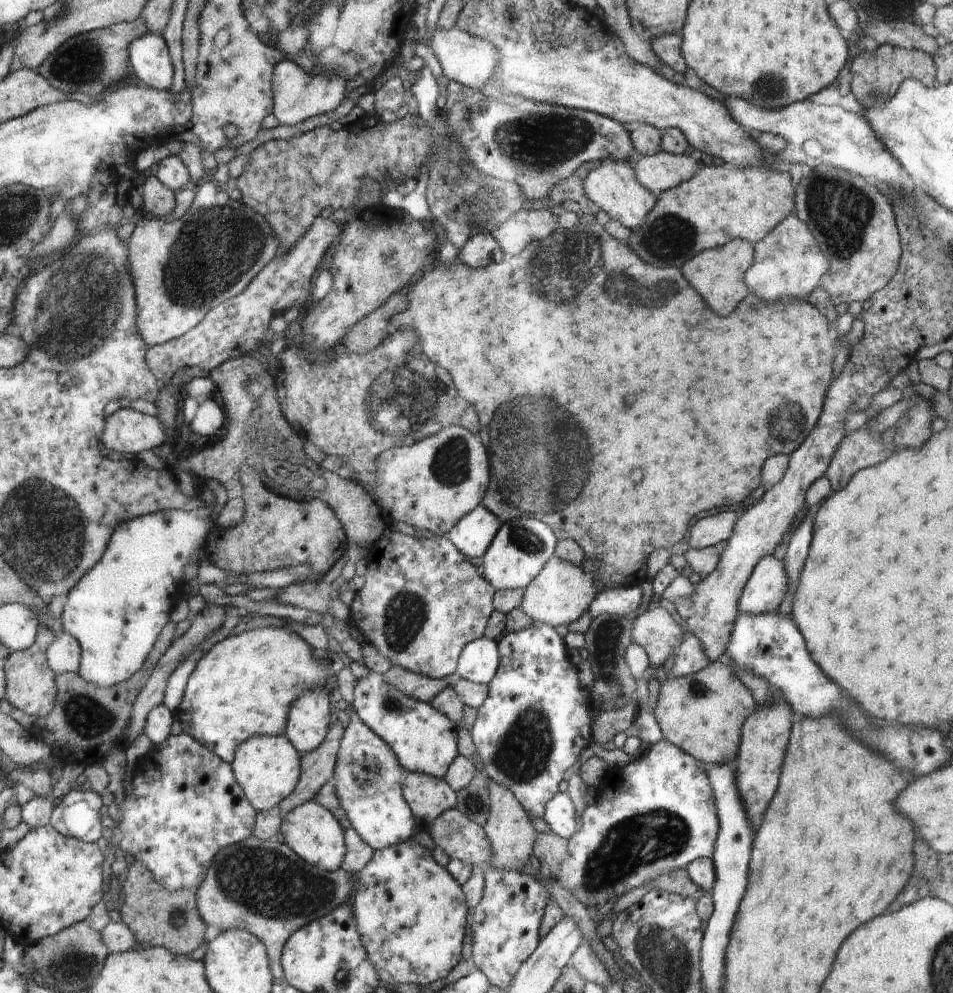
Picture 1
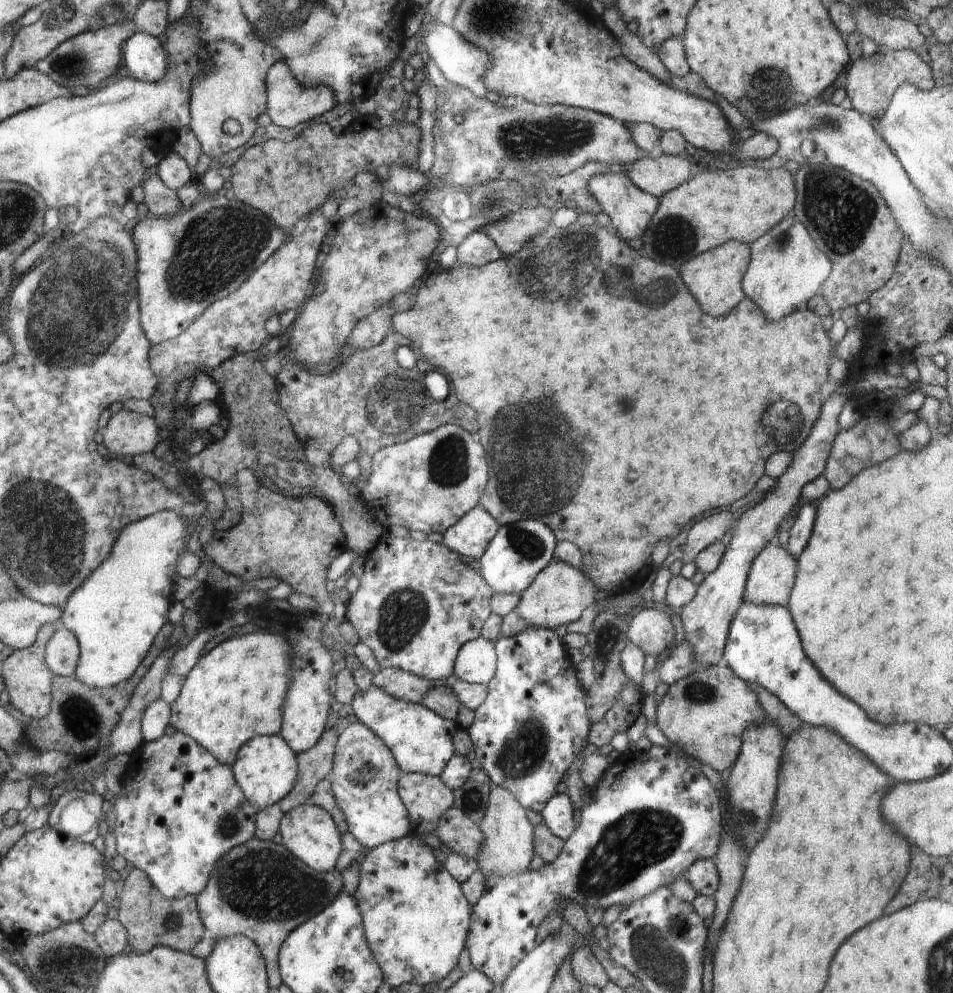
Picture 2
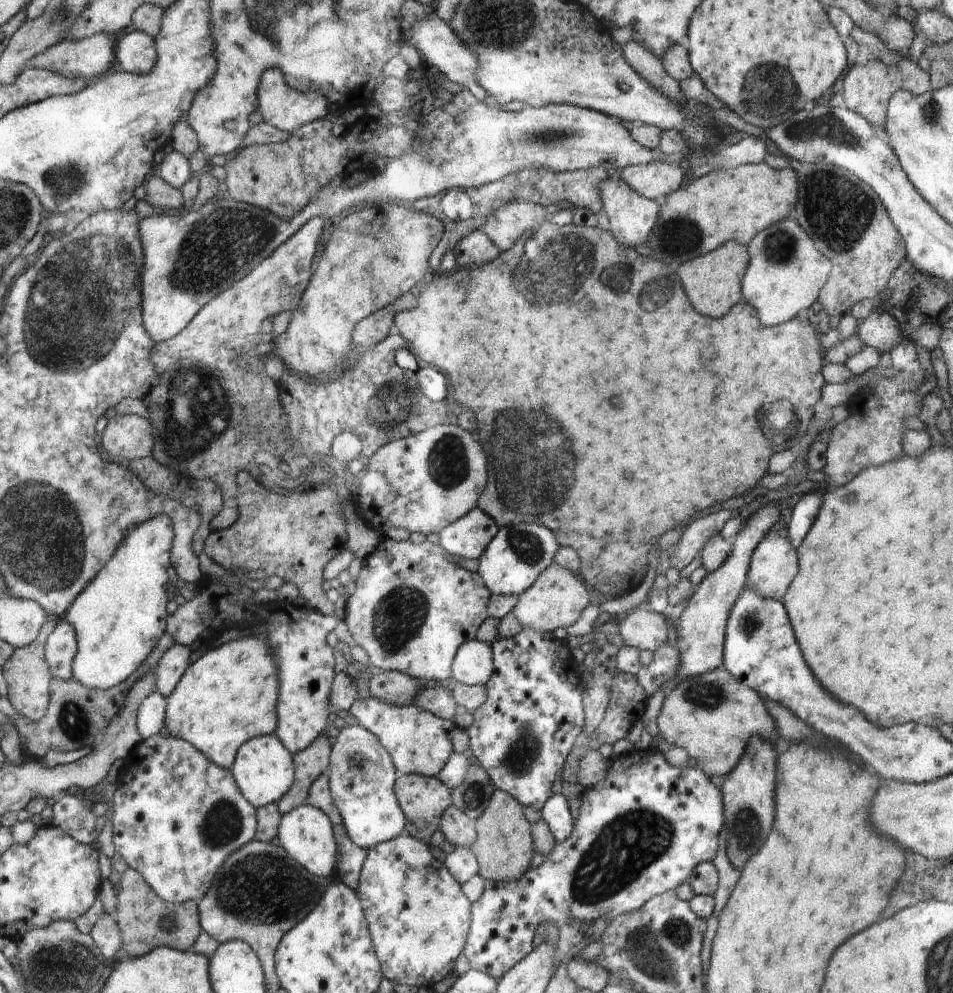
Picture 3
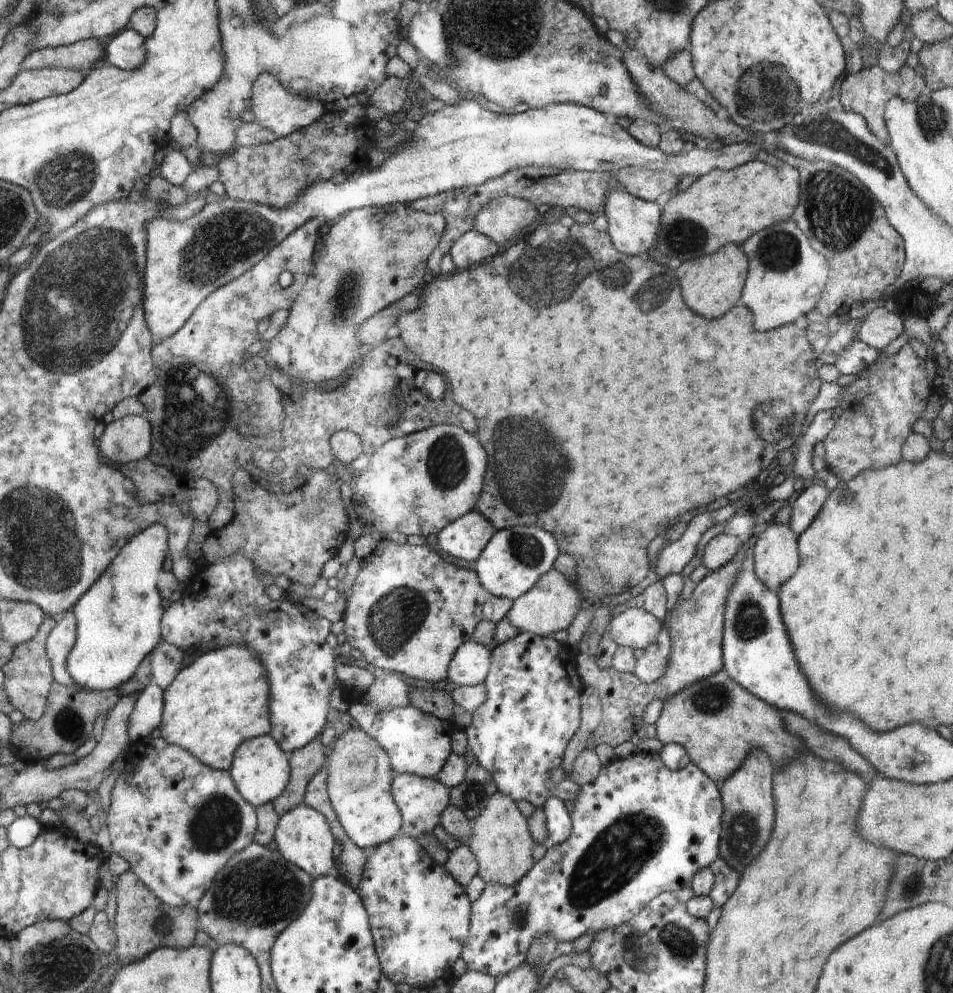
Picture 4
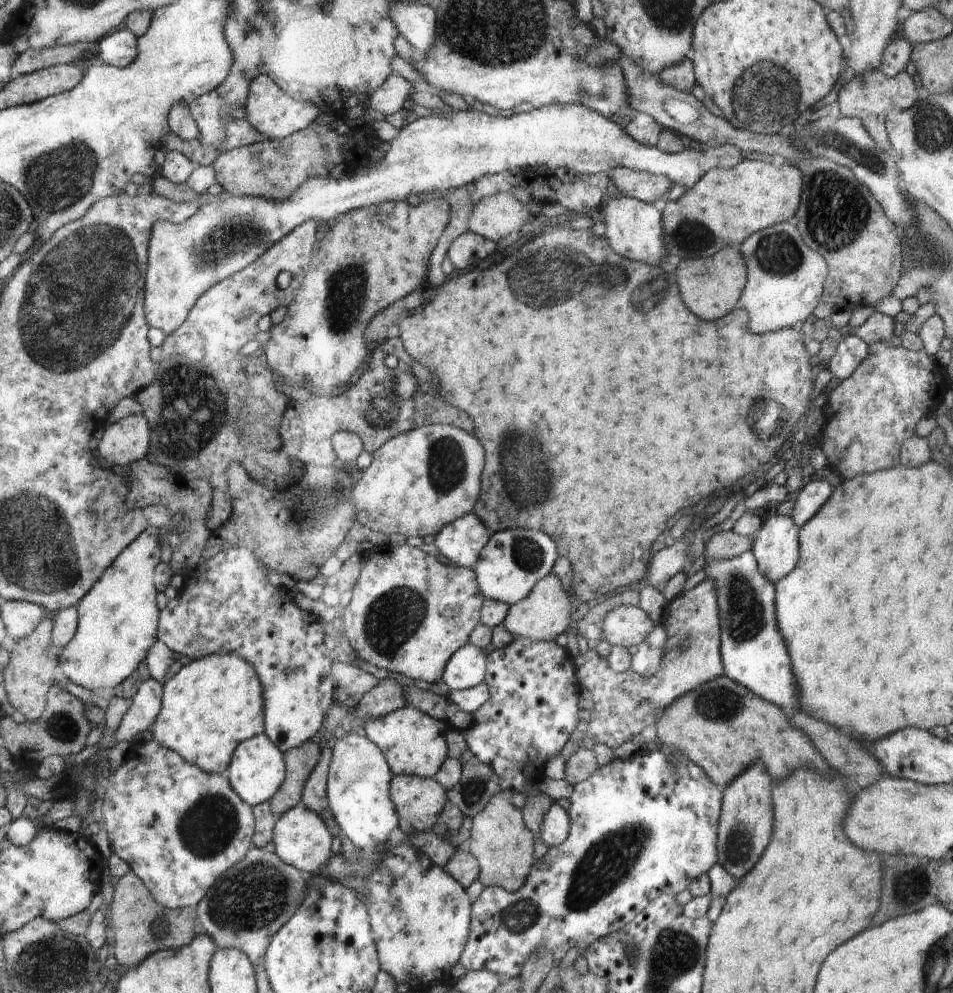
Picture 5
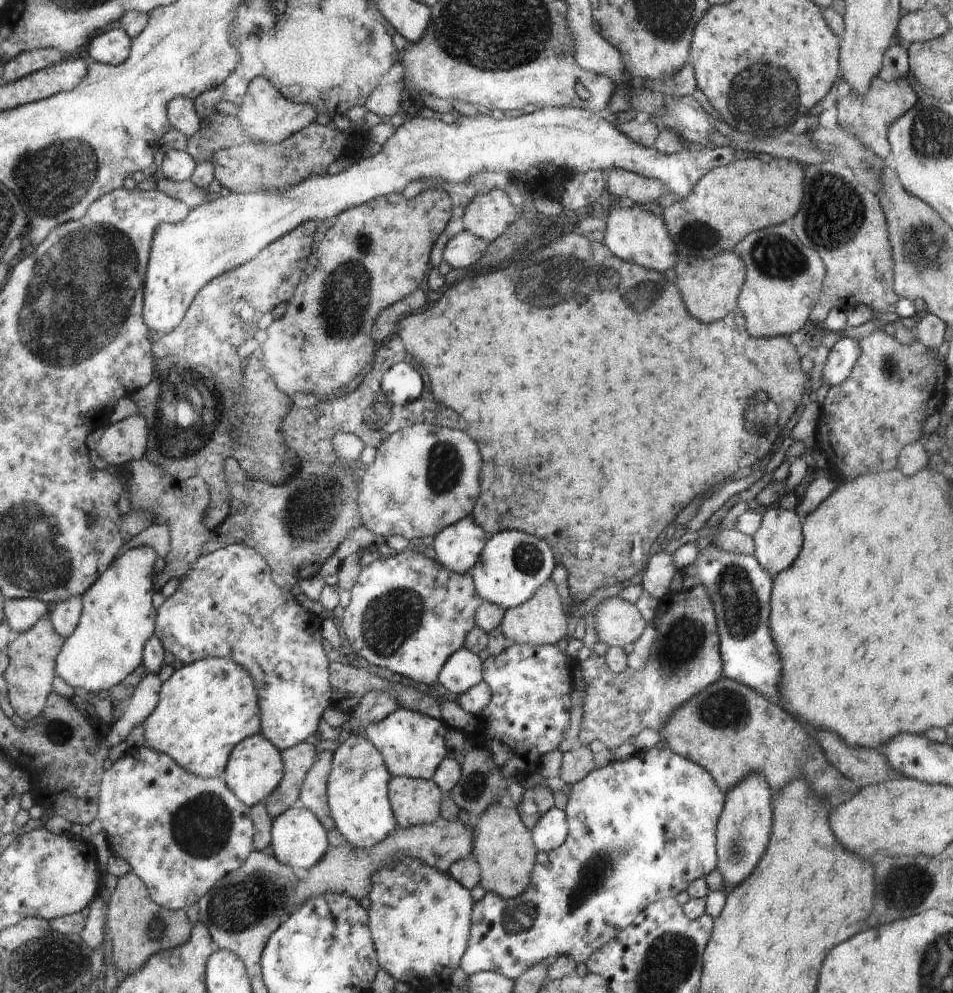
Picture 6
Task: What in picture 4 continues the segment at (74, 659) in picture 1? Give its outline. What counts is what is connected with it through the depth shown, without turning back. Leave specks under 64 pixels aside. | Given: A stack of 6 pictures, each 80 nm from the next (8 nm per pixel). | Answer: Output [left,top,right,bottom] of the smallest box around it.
[47,612,82,689]

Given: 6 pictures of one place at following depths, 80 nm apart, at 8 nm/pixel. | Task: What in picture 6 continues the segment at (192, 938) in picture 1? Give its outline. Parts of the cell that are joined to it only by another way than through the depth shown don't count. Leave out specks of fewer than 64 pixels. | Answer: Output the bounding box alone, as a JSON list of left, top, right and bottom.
[106,871,192,974]

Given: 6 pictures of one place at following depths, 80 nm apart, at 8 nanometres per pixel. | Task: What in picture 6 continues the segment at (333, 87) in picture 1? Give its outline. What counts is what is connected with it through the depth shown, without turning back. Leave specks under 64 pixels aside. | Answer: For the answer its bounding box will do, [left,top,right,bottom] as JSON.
[237,77,318,143]

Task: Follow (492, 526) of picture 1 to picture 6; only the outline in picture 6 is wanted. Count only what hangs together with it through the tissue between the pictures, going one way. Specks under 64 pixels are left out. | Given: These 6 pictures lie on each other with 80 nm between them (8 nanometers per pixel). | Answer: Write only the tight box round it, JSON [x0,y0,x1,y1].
[432,516,486,572]

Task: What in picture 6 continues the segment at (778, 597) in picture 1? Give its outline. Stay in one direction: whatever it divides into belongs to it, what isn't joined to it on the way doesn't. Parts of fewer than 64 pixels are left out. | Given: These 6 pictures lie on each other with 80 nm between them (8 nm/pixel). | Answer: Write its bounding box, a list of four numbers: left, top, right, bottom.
[752,504,803,579]

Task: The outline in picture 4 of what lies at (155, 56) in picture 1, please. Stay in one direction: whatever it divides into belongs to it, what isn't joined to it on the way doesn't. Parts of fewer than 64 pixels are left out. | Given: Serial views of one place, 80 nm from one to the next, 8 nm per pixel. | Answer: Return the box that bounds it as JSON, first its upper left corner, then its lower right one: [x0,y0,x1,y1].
[104,28,146,70]

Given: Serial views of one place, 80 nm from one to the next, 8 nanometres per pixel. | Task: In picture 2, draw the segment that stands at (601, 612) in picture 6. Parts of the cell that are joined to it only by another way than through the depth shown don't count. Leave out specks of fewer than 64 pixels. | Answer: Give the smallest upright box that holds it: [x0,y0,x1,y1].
[629,605,674,657]

